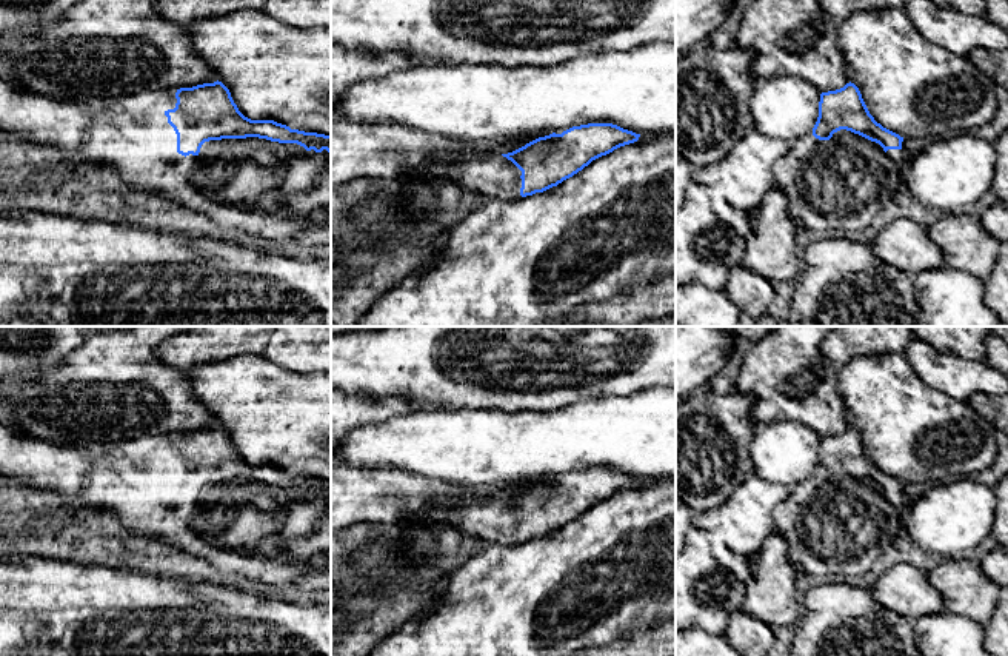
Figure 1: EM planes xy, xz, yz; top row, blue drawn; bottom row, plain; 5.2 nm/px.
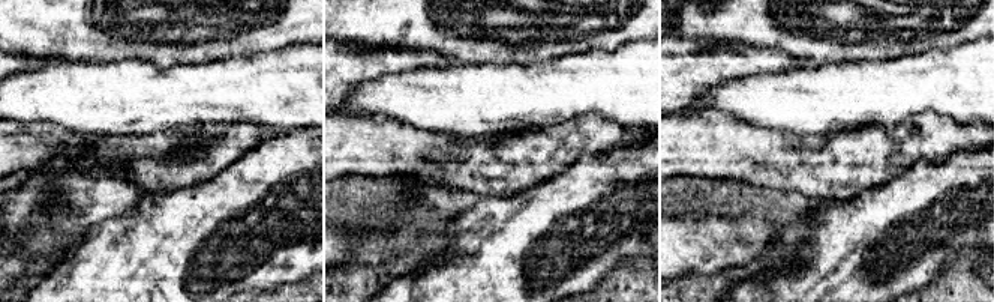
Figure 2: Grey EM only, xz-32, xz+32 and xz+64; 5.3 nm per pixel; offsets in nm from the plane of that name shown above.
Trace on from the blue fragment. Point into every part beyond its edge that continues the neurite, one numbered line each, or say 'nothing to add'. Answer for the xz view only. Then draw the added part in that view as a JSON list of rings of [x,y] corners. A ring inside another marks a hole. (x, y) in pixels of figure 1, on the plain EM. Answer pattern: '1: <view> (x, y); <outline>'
1: xz (383, 496); [[[331,464],[331,531],[359,522],[396,525],[403,519],[417,519],[449,525],[486,545],[514,547],[522,542],[522,516],[511,505],[496,497],[462,494],[459,490],[454,484],[429,480],[391,467],[365,470]]]

